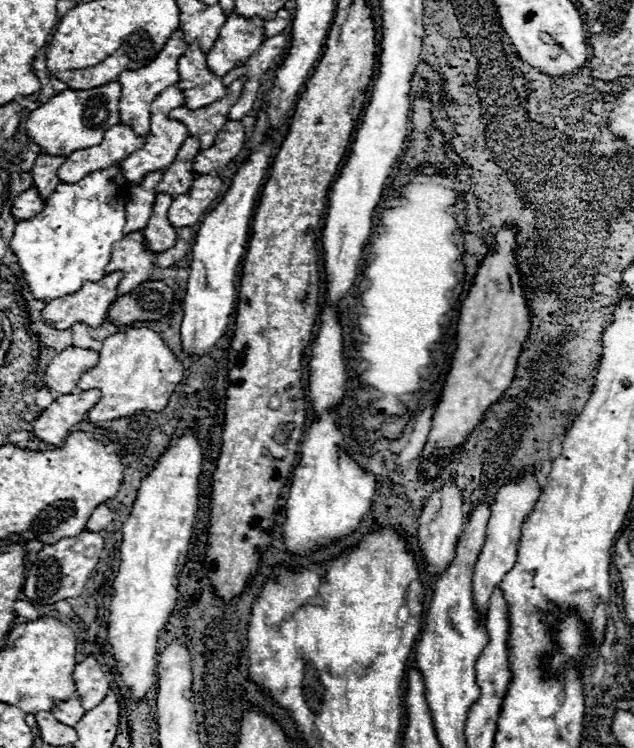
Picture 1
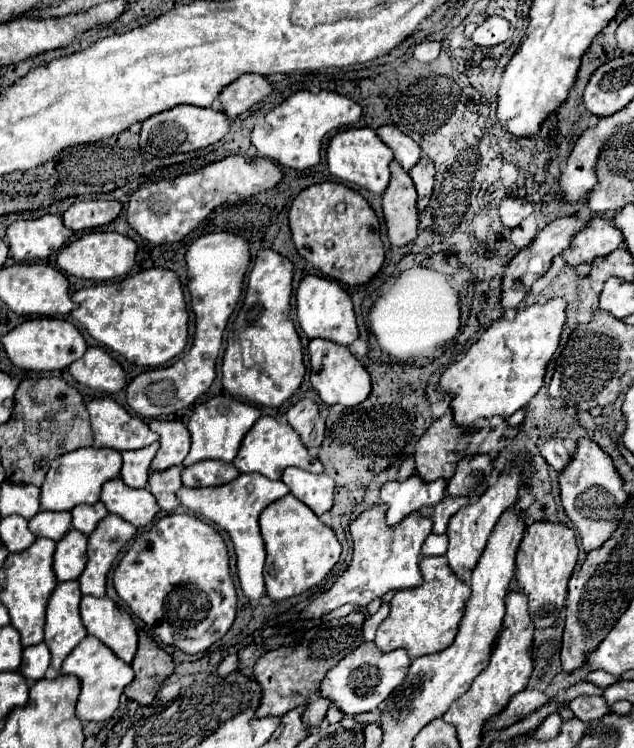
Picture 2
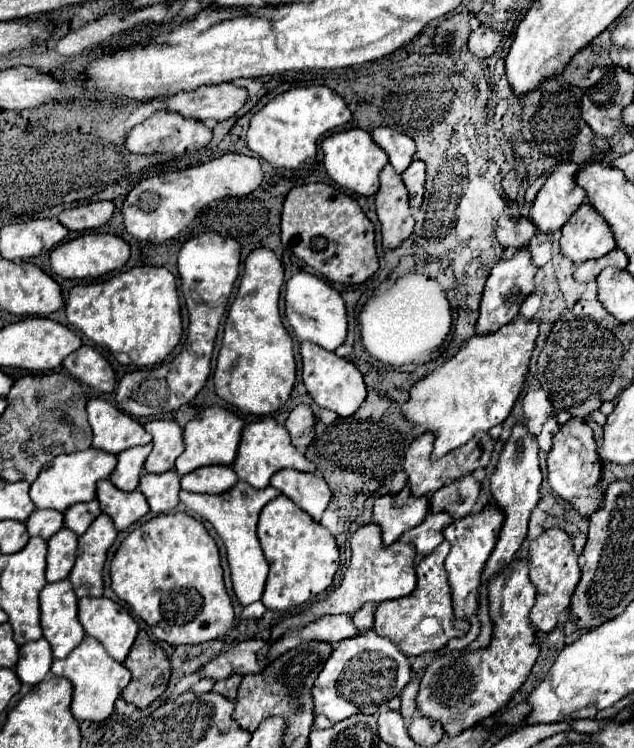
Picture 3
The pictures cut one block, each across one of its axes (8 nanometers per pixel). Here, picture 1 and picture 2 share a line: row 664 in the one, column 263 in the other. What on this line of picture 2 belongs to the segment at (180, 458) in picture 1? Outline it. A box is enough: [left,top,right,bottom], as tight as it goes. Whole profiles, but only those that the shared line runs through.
[252,90,362,170]

